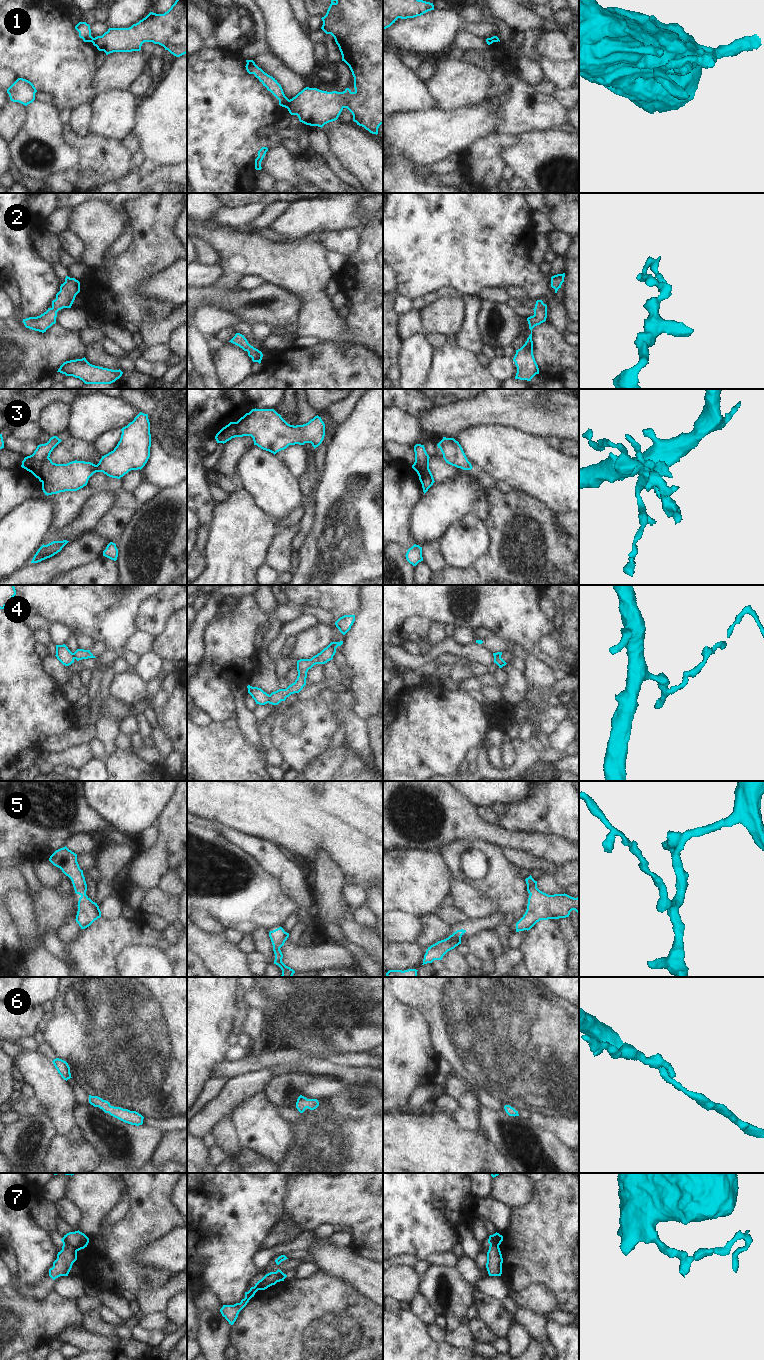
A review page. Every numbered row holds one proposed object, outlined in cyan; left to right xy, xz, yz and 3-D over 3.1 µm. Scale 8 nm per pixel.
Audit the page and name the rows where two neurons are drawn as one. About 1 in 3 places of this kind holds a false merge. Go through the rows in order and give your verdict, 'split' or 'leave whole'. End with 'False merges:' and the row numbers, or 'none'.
1: split
2: leave whole
3: split
4: split
5: leave whole
6: leave whole
7: split
False merges: 1, 3, 4, 7

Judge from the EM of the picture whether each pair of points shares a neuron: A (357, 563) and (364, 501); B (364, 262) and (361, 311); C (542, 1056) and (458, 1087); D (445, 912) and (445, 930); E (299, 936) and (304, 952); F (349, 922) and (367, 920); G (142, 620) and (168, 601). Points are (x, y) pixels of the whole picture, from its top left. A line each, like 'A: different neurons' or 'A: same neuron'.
A: same neuron
B: same neuron
C: different neurons
D: different neurons
E: different neurons
F: different neurons
G: same neuron

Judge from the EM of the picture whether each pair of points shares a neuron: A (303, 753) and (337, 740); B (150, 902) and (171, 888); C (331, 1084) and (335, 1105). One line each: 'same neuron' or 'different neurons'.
A: different neurons
B: different neurons
C: different neurons

